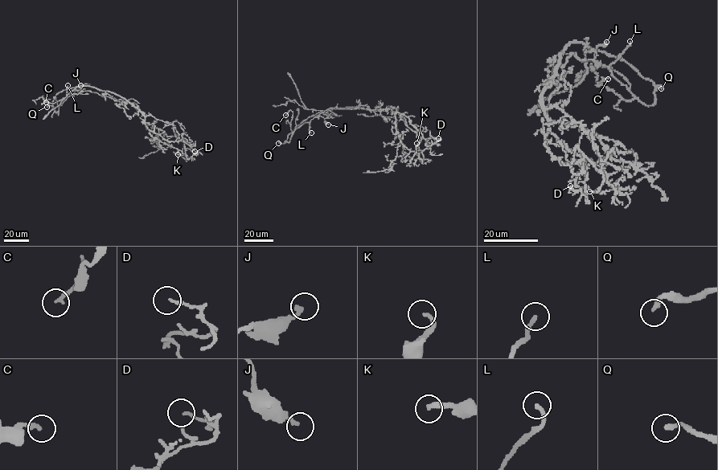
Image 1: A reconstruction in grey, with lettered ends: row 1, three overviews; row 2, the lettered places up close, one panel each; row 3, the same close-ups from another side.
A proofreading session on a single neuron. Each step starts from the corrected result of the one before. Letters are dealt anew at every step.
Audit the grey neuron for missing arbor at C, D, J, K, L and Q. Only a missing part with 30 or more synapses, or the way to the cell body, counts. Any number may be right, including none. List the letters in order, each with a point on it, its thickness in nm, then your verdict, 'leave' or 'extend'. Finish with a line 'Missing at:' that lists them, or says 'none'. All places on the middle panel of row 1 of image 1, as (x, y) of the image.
C: (285, 115) | 200 nm | extend
D: (438, 138) | 130 nm | leave
J: (328, 124) | 220 nm | leave
K: (416, 143) | 240 nm | leave
L: (311, 132) | 200 nm | extend
Q: (278, 143) | 220 nm | extend
Missing at: C, L, Q

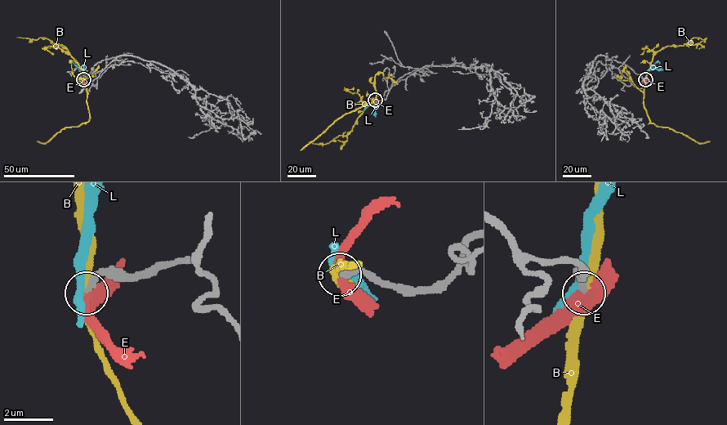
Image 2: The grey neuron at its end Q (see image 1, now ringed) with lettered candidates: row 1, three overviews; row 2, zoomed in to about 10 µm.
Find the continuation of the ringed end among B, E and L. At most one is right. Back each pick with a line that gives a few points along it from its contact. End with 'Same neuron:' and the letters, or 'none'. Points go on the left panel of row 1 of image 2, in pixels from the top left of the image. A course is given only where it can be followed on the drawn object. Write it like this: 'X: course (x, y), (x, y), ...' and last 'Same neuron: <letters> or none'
Same neuron: none

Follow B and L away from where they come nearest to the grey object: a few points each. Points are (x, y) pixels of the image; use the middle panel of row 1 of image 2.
B: (375, 100), (372, 98), (368, 105), (342, 115), (301, 150)
L: (374, 100), (363, 110)

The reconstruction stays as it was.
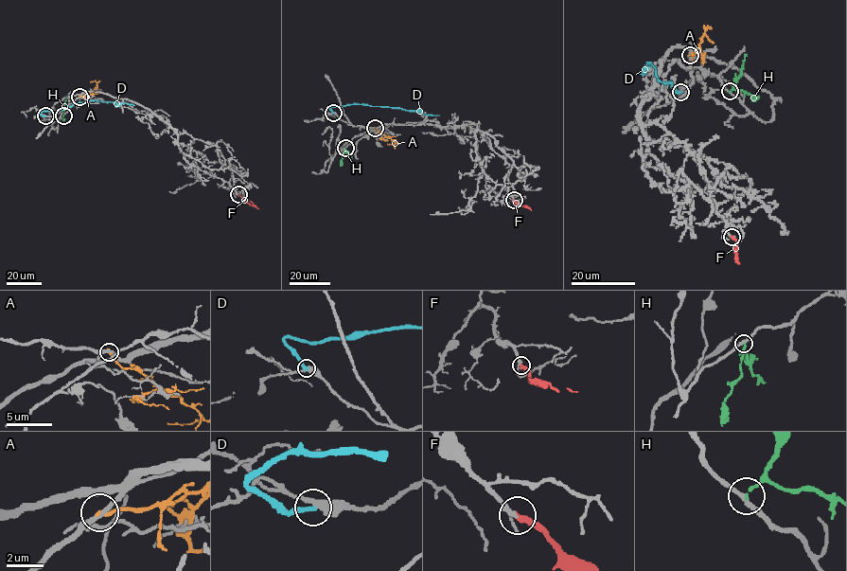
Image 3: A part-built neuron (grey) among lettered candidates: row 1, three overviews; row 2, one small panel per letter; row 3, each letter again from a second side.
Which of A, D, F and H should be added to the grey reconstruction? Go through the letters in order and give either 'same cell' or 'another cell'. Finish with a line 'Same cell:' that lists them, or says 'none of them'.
A: another cell
D: another cell
F: same cell
H: another cell
Same cell: F

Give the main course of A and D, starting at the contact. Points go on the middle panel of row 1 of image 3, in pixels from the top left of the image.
A: (374, 128), (395, 142), (387, 144)
D: (333, 113), (328, 106), (357, 103), (439, 115)

